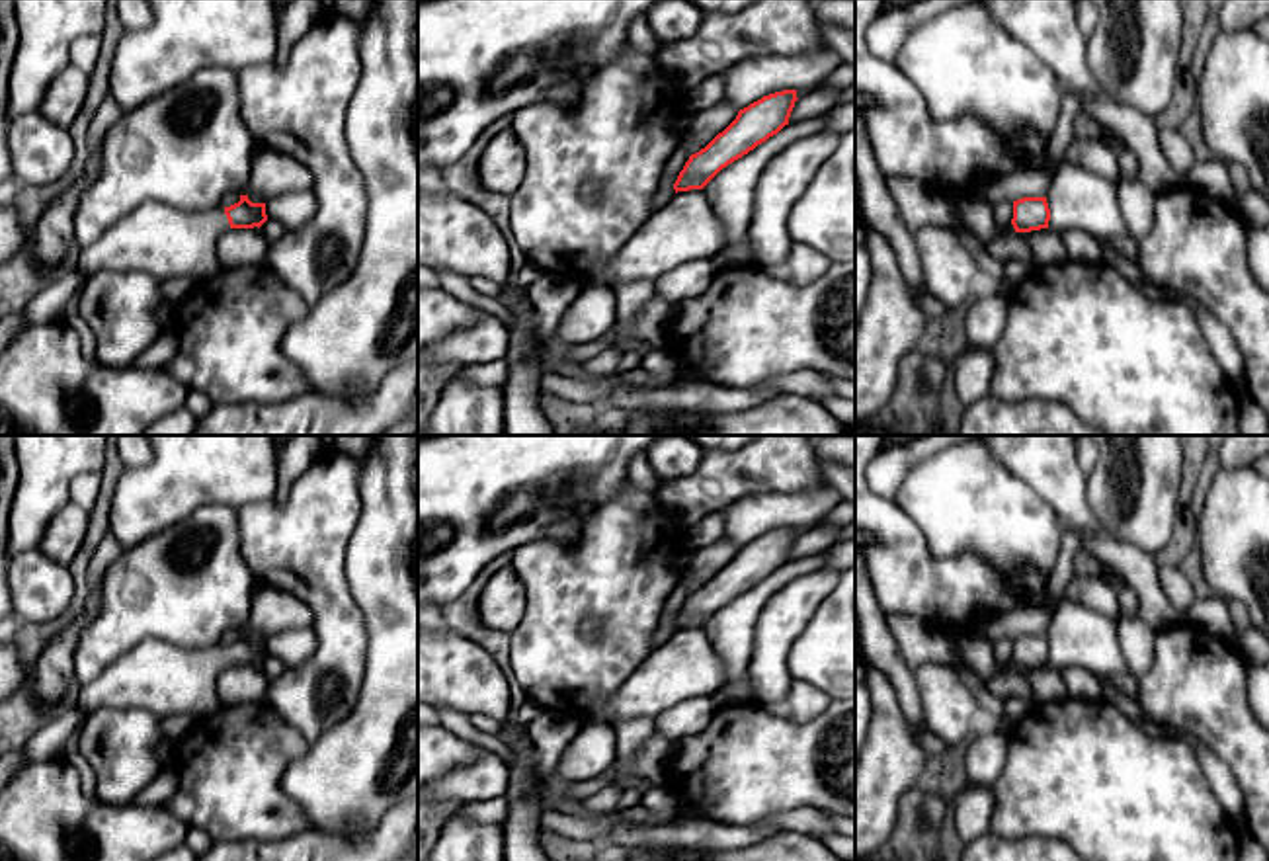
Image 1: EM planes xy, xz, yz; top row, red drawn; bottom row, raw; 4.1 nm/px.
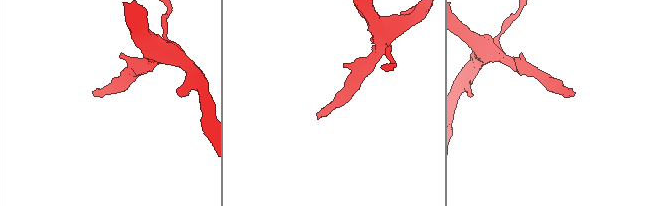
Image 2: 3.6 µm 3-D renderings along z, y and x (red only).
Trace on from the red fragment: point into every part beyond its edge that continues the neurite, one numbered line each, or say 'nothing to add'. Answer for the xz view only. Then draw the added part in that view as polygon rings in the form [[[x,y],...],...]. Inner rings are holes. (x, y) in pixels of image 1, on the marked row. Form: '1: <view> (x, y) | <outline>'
nothing to add

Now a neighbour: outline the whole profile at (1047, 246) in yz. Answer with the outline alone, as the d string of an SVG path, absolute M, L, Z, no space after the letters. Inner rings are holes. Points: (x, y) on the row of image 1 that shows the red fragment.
M1041 228L1021 234L1031 248L1035 267L1068 260L1060 230Z

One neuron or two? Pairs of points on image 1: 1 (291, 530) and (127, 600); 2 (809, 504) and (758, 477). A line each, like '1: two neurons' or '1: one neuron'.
1: two neurons
2: two neurons

